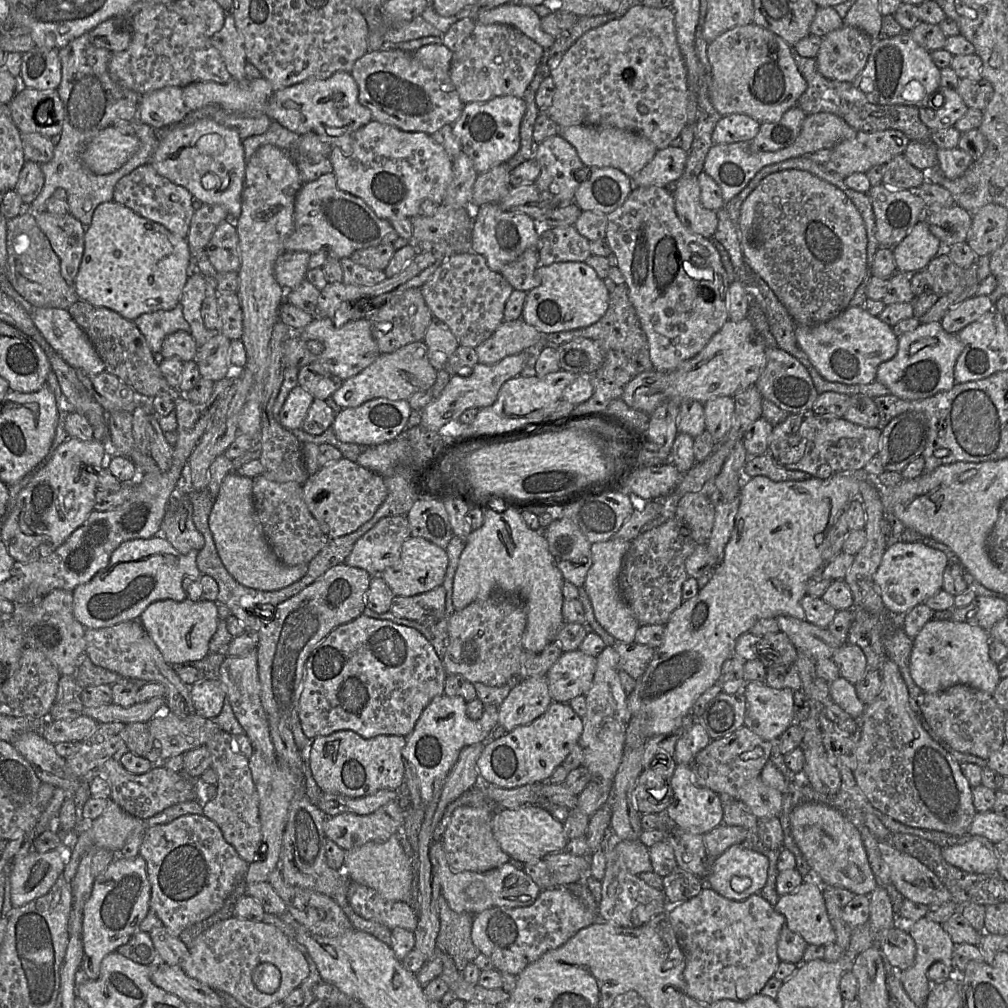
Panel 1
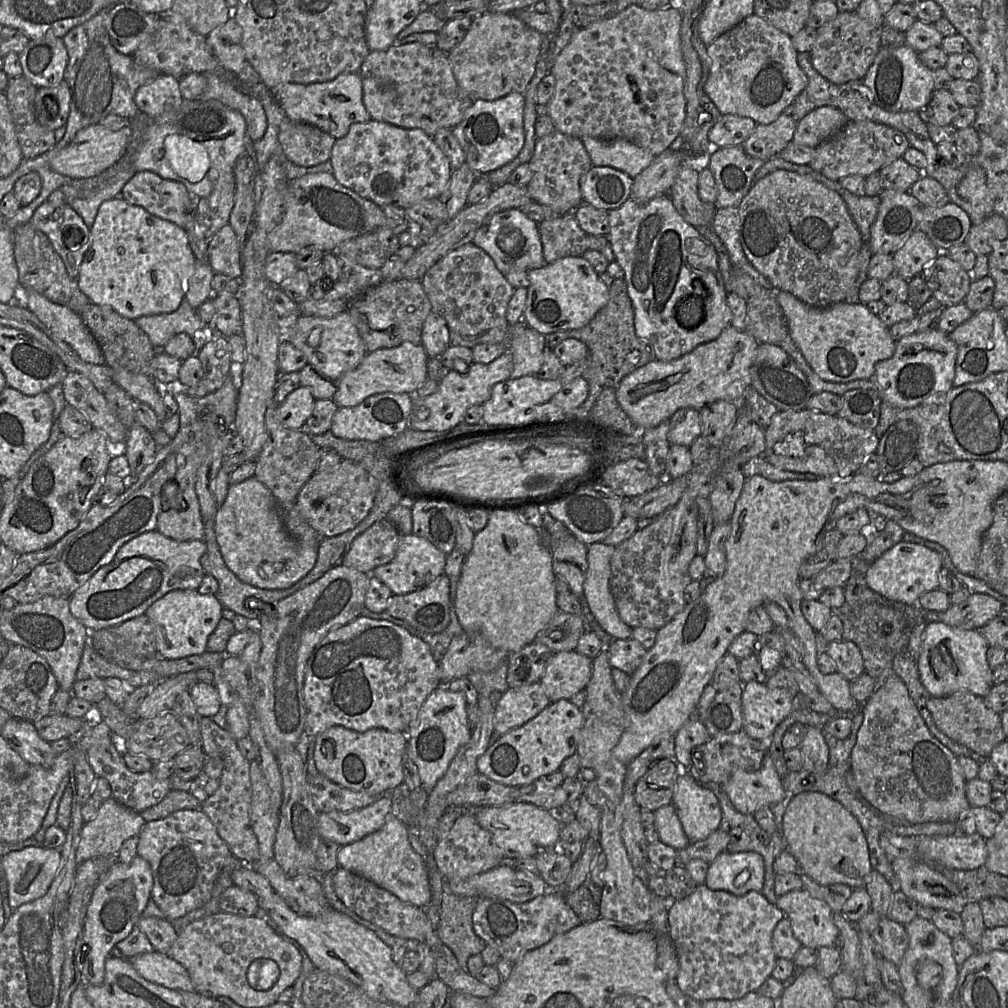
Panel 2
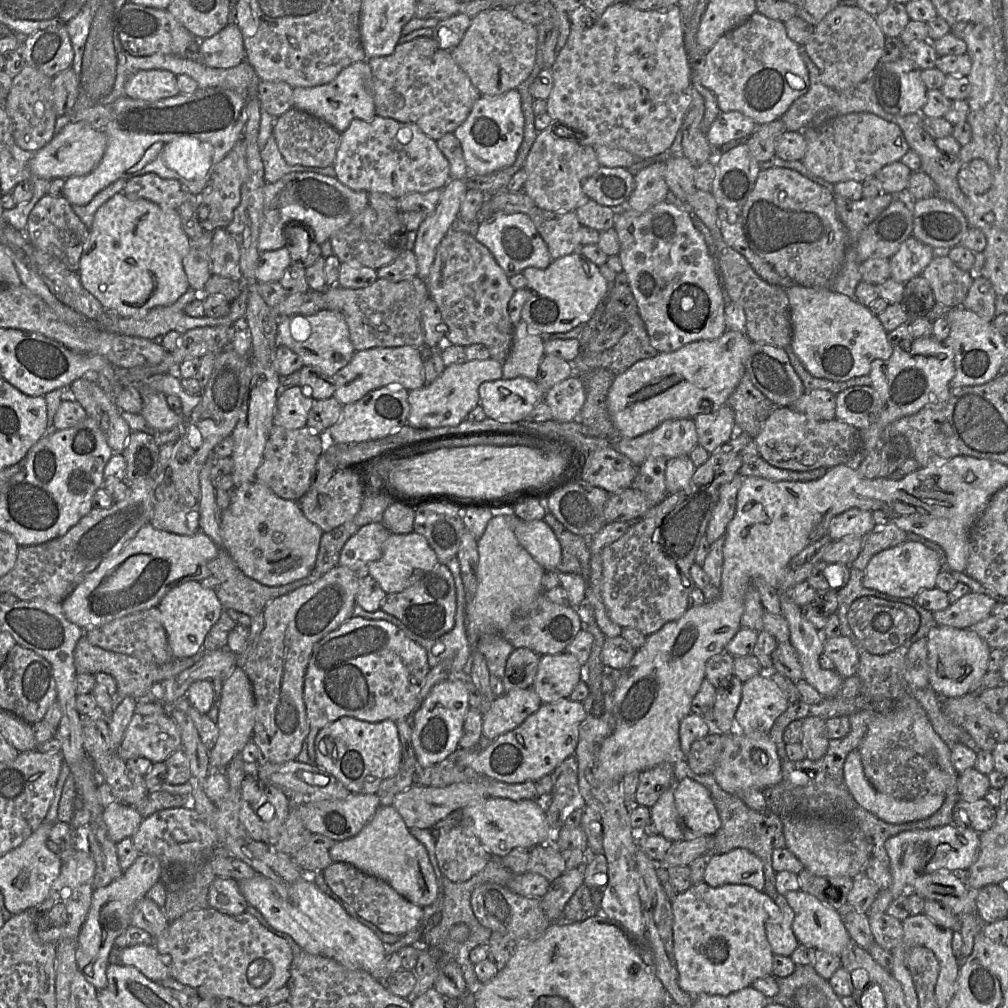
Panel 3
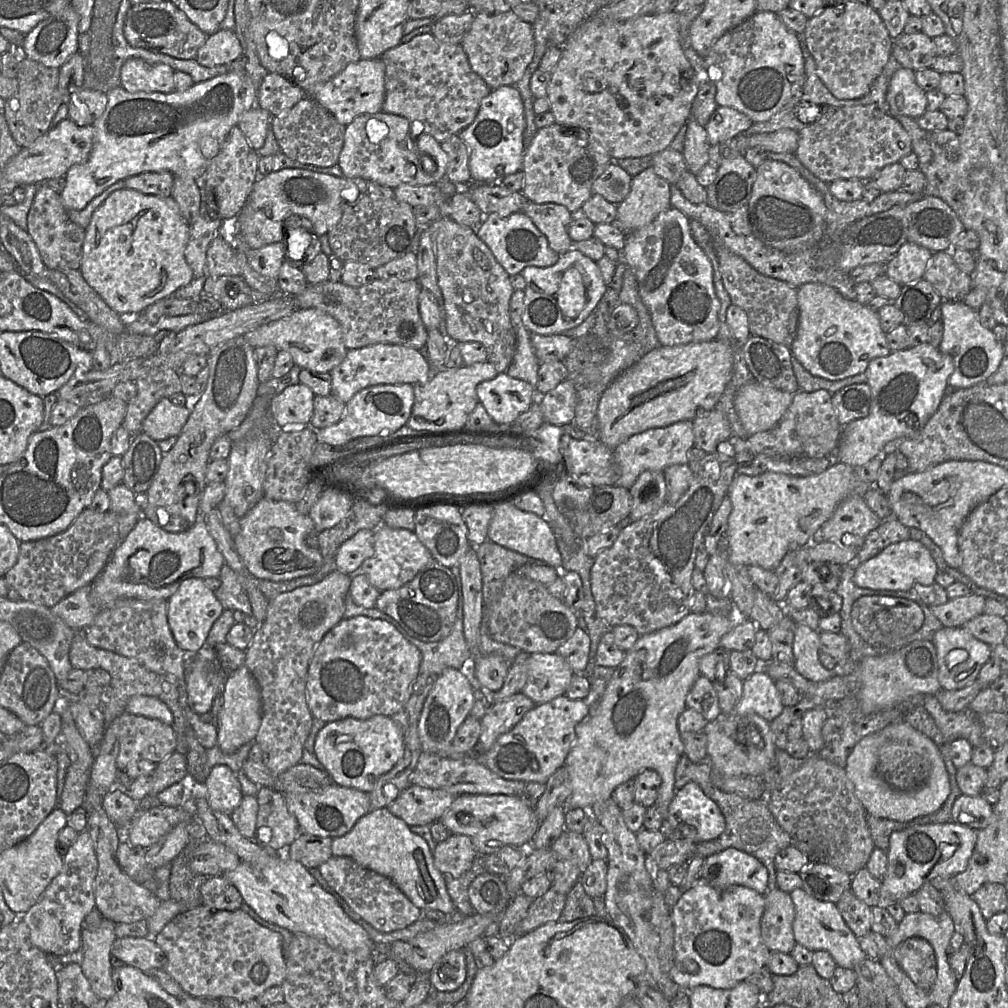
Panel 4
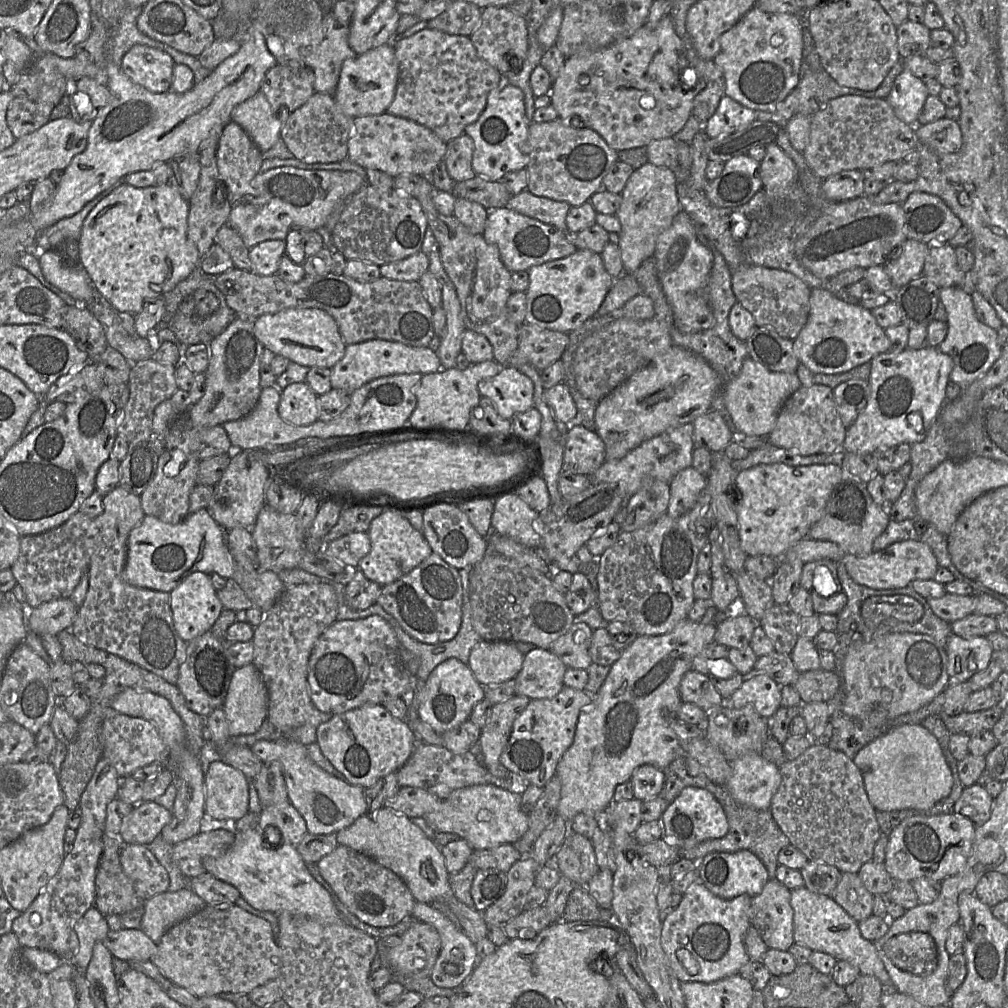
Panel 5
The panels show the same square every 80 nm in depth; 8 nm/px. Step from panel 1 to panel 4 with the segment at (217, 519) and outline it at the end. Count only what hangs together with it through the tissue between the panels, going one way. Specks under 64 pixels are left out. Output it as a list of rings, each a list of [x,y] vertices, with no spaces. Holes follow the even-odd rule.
[[[262,497],[242,518],[240,531],[233,537],[238,555],[248,571],[258,579],[273,582],[289,581],[312,575],[324,564],[319,549],[306,544],[306,537],[315,531],[309,515],[301,514],[295,504]]]

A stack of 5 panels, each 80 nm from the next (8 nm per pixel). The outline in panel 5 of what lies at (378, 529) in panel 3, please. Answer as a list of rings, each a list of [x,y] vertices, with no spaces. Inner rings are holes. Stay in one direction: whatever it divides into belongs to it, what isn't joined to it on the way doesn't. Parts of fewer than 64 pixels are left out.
[[[355,532],[335,539],[324,546],[324,552],[350,569],[357,569],[360,560],[371,549],[368,533]]]

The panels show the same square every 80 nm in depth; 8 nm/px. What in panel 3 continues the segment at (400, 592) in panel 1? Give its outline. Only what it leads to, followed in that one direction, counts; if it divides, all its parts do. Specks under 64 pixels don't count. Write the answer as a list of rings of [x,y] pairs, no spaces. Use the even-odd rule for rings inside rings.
[[[391,533],[383,545],[383,553],[379,560],[371,562],[364,573],[373,577],[386,594],[402,592],[417,583],[430,572],[439,560],[427,539],[421,534]]]

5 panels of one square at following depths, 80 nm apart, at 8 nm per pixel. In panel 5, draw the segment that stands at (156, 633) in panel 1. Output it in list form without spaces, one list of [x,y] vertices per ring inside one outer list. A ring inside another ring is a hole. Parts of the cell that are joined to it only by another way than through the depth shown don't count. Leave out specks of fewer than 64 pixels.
[[[204,572],[189,574],[169,594],[173,625],[184,642],[208,631],[223,609]]]

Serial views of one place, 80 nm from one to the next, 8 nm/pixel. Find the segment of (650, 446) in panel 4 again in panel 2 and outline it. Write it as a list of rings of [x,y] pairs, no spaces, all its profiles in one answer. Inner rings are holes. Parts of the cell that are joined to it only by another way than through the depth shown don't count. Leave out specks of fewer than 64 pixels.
[[[694,408],[678,409],[669,418],[668,441],[671,445],[690,445],[702,433],[700,411]]]

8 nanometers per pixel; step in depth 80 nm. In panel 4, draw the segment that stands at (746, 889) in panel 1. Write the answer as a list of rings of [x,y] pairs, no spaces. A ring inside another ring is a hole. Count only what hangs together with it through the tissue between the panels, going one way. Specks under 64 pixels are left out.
[[[728,848],[705,858],[702,880],[714,888],[740,885],[764,895],[767,892],[767,868],[754,856]]]

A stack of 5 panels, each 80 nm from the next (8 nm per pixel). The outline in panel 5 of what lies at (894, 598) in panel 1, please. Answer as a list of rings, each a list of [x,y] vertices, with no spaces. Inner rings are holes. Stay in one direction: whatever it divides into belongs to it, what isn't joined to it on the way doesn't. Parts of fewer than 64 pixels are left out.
[[[921,540],[895,542],[880,551],[870,552],[867,556],[846,555],[839,563],[845,565],[854,582],[876,590],[904,588],[914,580],[934,579],[939,566],[929,546]]]

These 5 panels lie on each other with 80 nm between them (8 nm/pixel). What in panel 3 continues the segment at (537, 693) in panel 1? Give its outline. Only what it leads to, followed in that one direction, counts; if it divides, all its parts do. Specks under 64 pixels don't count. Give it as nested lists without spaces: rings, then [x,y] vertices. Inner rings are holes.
[[[532,687],[513,689],[495,698],[490,709],[482,716],[482,740],[493,741],[518,727],[542,704]]]

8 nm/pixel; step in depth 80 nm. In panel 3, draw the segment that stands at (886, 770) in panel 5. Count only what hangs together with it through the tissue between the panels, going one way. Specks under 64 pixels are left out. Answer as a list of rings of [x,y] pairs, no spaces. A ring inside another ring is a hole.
[[[857,748],[852,750],[845,760],[844,781],[858,805],[882,821],[891,824],[903,824],[926,819],[936,813],[945,801],[945,796],[942,794],[929,794],[915,800],[904,801],[878,792],[864,774],[861,756]]]

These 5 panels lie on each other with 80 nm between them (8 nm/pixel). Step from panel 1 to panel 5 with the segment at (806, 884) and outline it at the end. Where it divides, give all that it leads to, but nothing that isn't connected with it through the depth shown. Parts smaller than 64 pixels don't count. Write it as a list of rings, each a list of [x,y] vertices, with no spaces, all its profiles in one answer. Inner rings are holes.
[[[800,887],[791,891],[791,906],[794,912],[794,941],[798,945],[812,951],[827,953],[836,960],[845,960],[857,967],[859,975],[874,976],[884,988],[895,990],[888,972],[878,957],[874,942],[861,936],[858,922],[832,897],[811,892],[806,887]]]

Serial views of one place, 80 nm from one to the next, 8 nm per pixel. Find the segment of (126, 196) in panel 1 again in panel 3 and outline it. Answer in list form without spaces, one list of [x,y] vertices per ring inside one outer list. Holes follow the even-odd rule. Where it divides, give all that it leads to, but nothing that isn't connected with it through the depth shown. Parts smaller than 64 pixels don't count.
[[[149,172],[128,179],[122,192],[129,199],[143,198],[163,208],[178,210],[184,188],[176,179],[164,179]]]

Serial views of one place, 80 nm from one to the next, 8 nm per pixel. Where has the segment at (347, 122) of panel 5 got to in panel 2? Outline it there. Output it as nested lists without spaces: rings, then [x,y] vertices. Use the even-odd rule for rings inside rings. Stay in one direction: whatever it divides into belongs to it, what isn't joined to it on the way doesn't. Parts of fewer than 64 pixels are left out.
[[[285,117],[281,123],[279,142],[292,163],[312,167],[330,160],[336,139],[320,128]]]

